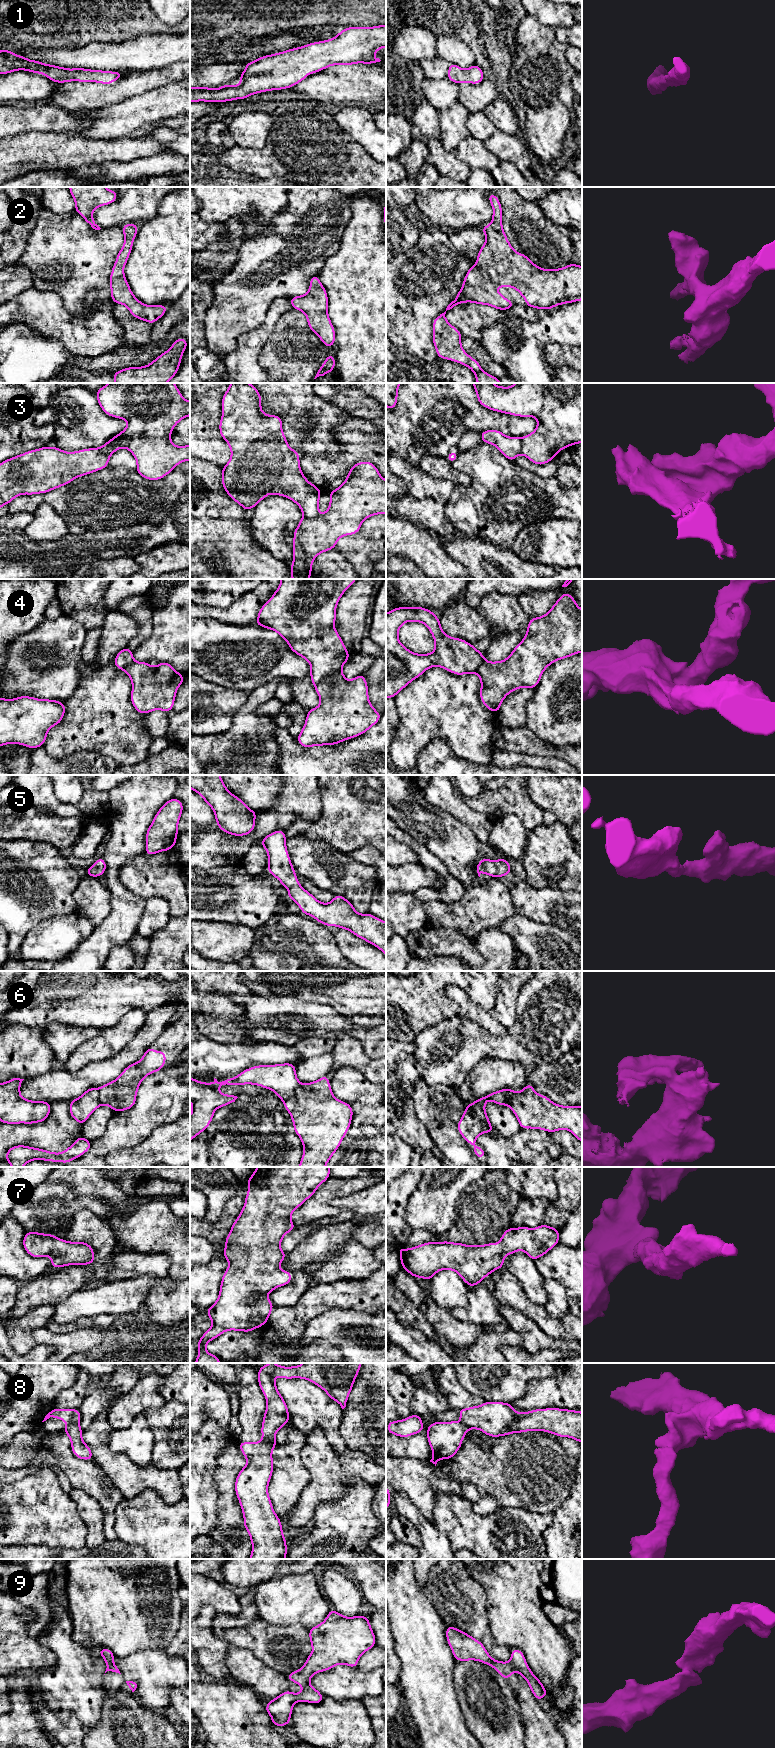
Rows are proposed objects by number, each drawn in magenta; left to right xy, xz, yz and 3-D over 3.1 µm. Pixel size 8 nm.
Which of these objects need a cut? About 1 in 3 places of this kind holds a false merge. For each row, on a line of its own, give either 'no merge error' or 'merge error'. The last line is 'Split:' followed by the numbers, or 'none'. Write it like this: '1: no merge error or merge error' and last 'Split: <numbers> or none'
1: no merge error
2: no merge error
3: merge error
4: merge error
5: no merge error
6: merge error
7: no merge error
8: merge error
9: no merge error
Split: 3, 4, 6, 8

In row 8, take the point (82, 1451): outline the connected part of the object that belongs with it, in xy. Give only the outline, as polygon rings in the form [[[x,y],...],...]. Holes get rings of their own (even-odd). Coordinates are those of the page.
[[[67,1425],[63,1431],[71,1440],[71,1449],[73,1451],[73,1454],[79,1459],[93,1461],[91,1448],[83,1442],[82,1428],[80,1425]]]

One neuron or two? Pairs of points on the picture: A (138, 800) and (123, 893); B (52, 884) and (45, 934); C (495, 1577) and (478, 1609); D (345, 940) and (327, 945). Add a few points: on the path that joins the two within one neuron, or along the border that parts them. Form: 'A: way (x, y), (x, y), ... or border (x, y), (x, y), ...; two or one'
A: way (128, 823), (128, 840), (116, 855), (114, 870); one
B: border (70, 913), (44, 919), (27, 932); two
C: border (471, 1576), (484, 1591), (486, 1616), (488, 1618); two
D: border (333, 934), (338, 950), (349, 960); two

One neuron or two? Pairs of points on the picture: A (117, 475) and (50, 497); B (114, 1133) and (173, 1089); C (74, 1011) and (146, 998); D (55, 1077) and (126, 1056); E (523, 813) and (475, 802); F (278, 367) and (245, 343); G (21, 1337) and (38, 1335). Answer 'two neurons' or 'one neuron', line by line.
A: one neuron
B: one neuron
C: one neuron
D: one neuron
E: one neuron
F: two neurons
G: two neurons

